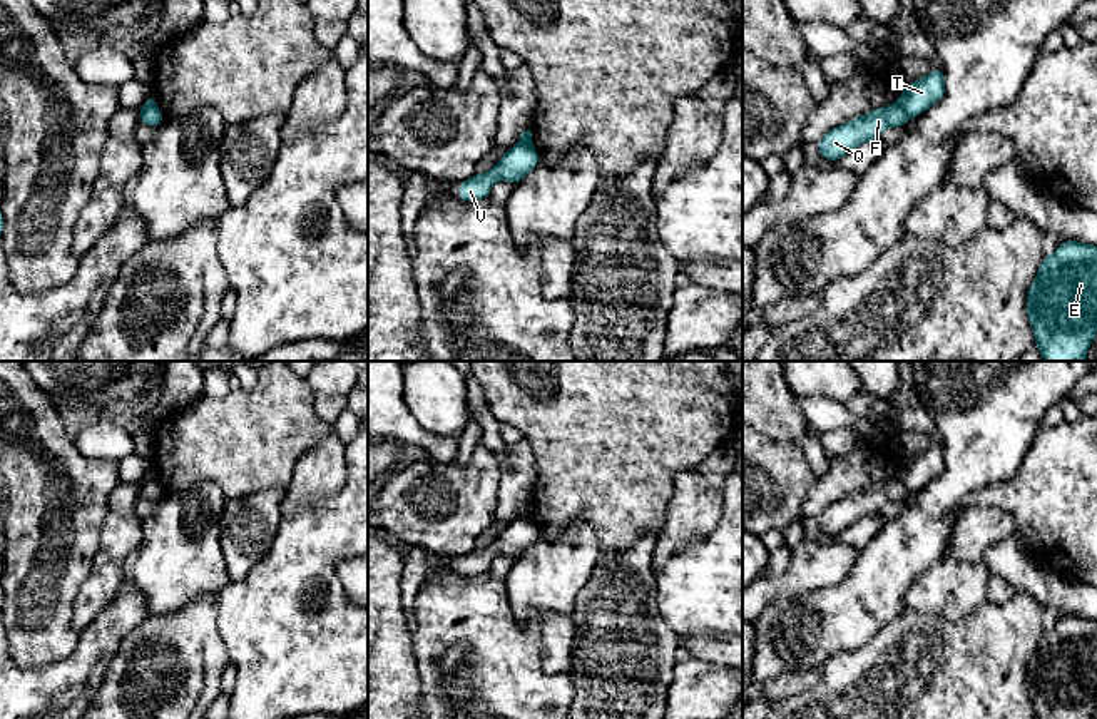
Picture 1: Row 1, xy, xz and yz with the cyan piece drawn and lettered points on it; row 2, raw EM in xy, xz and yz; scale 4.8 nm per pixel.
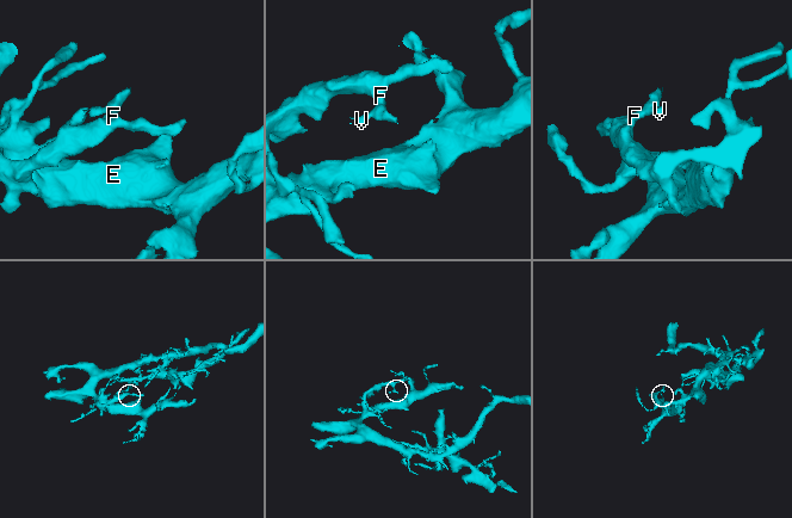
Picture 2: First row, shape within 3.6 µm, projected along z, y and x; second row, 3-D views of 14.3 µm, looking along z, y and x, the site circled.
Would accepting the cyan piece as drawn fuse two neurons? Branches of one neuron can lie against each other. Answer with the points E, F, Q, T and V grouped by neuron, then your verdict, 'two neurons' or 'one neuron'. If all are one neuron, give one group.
groups E F Q / T V; two neurons

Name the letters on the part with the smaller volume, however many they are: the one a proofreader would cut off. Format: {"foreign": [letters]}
{"foreign": ["T", "V"]}

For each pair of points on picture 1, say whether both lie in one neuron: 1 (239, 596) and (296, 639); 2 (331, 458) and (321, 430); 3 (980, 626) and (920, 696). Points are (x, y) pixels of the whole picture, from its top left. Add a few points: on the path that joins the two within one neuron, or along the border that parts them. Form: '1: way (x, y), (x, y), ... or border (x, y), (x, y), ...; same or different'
1: way (253, 609), (263, 619), (283, 626); same
2: border (333, 430), (295, 462); different
3: way (974, 642), (937, 679); same

